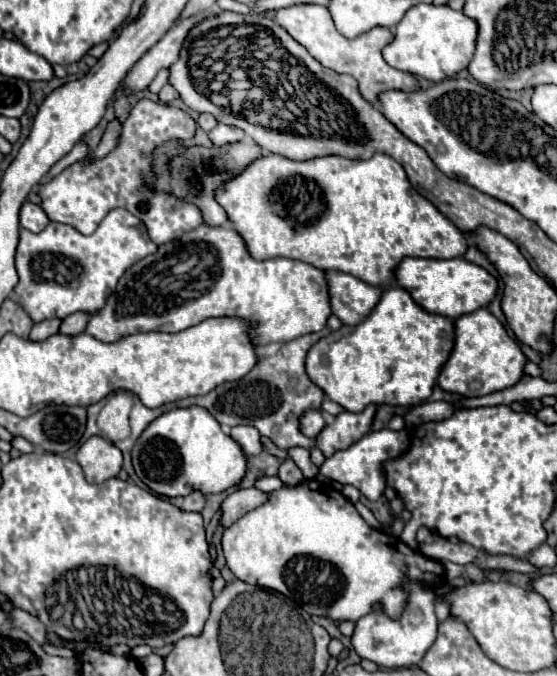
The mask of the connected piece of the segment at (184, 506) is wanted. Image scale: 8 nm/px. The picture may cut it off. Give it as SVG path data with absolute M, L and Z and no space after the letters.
M190 493L180 503L182 511L202 511L202 507L204 507L204 495L202 493Z

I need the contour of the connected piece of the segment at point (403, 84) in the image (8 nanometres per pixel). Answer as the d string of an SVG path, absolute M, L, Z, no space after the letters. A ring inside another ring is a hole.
M300 3L300 5L292 5L292 7L284 7L276 11L274 21L278 25L282 25L300 45L304 45L308 49L308 53L320 61L324 67L336 71L336 73L348 73L358 81L358 87L362 91L362 97L370 103L376 103L378 93L386 91L386 89L400 89L400 91L412 91L418 89L416 77L404 71L398 71L394 67L390 67L384 59L382 59L382 47L392 41L392 31L386 27L372 27L370 31L354 37L354 39L346 39L344 35L338 33L338 29L334 27L334 21L330 17L328 7L324 5L312 5L312 3Z

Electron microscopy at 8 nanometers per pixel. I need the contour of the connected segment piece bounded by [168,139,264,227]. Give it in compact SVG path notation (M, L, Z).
M250 139L238 141L238 143L228 143L222 147L210 145L190 145L190 147L182 147L180 155L172 157L168 163L168 171L170 171L170 195L196 205L202 211L202 219L206 225L210 227L222 227L228 225L228 213L222 209L222 205L218 205L218 201L214 199L216 191L228 183L230 179L238 177L242 171L248 169L248 165L252 165L256 159L260 159L262 147L256 145Z

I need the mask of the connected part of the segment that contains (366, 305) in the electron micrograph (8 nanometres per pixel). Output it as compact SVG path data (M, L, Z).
M328 271L326 277L330 287L332 313L344 325L360 325L360 321L364 321L380 301L380 287L368 285L354 275Z

